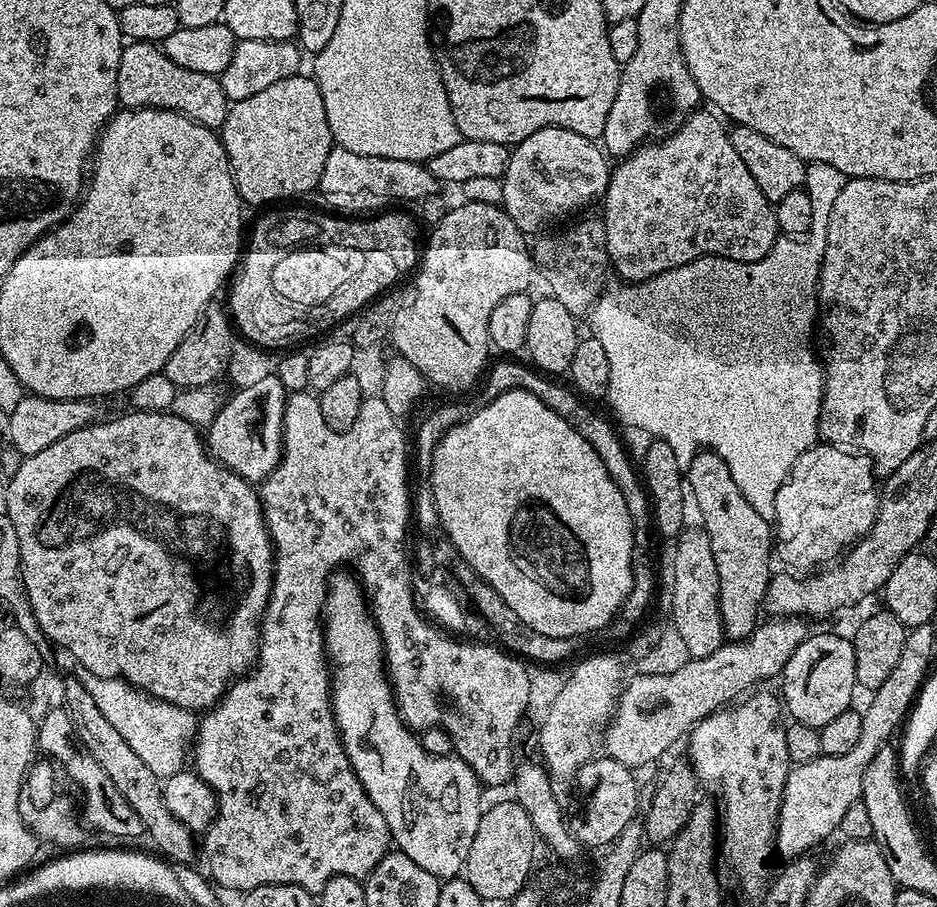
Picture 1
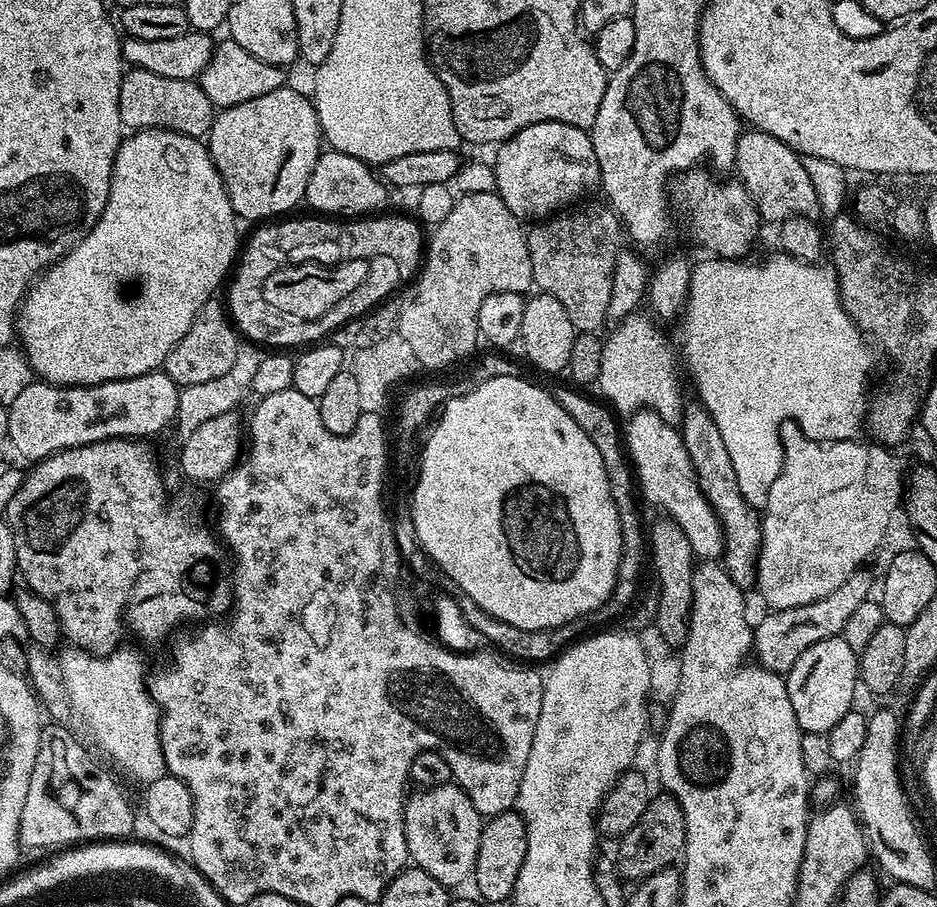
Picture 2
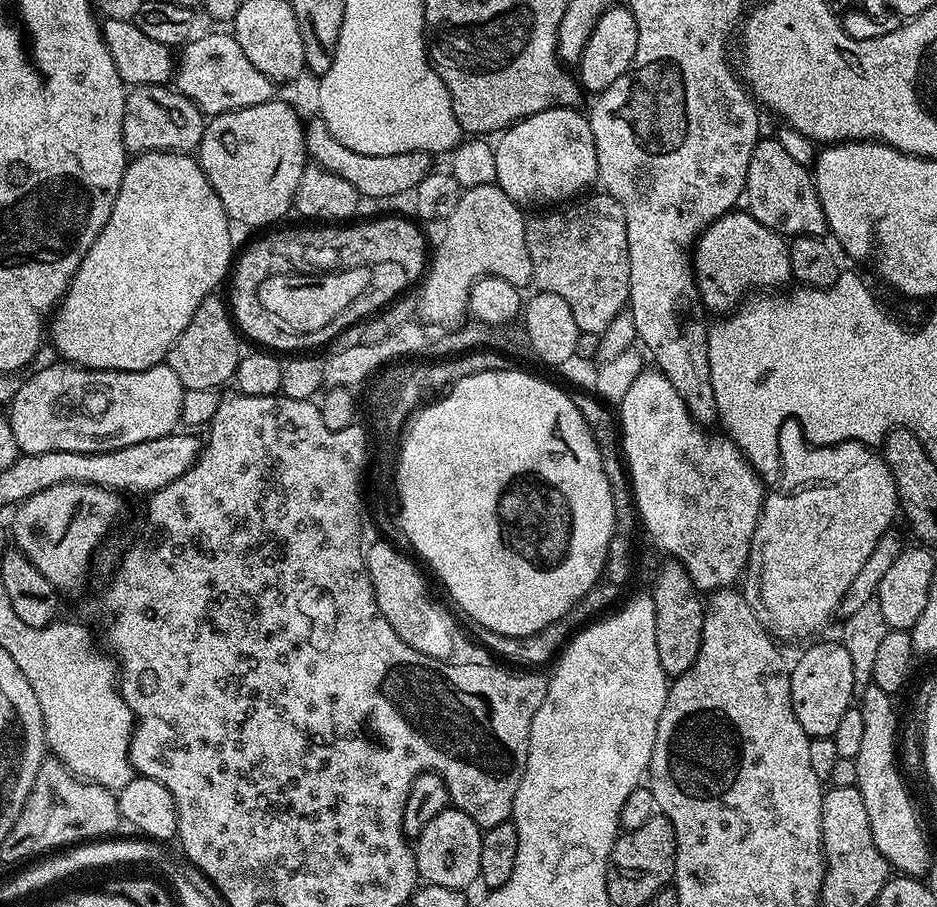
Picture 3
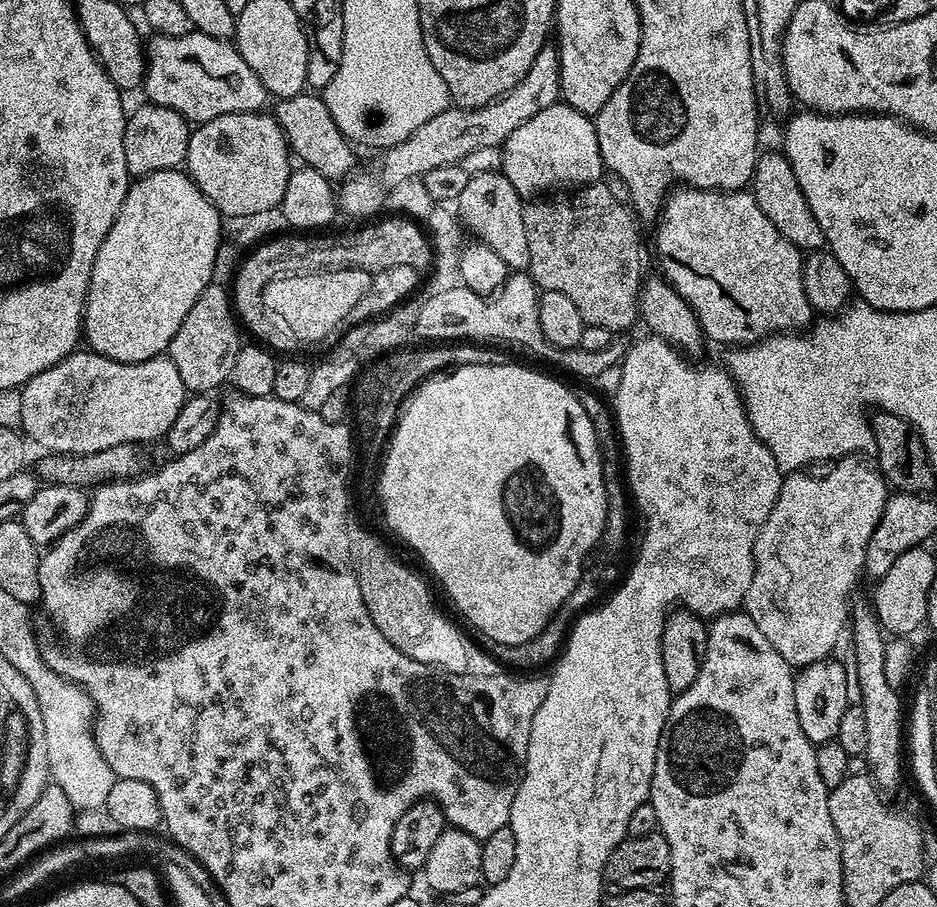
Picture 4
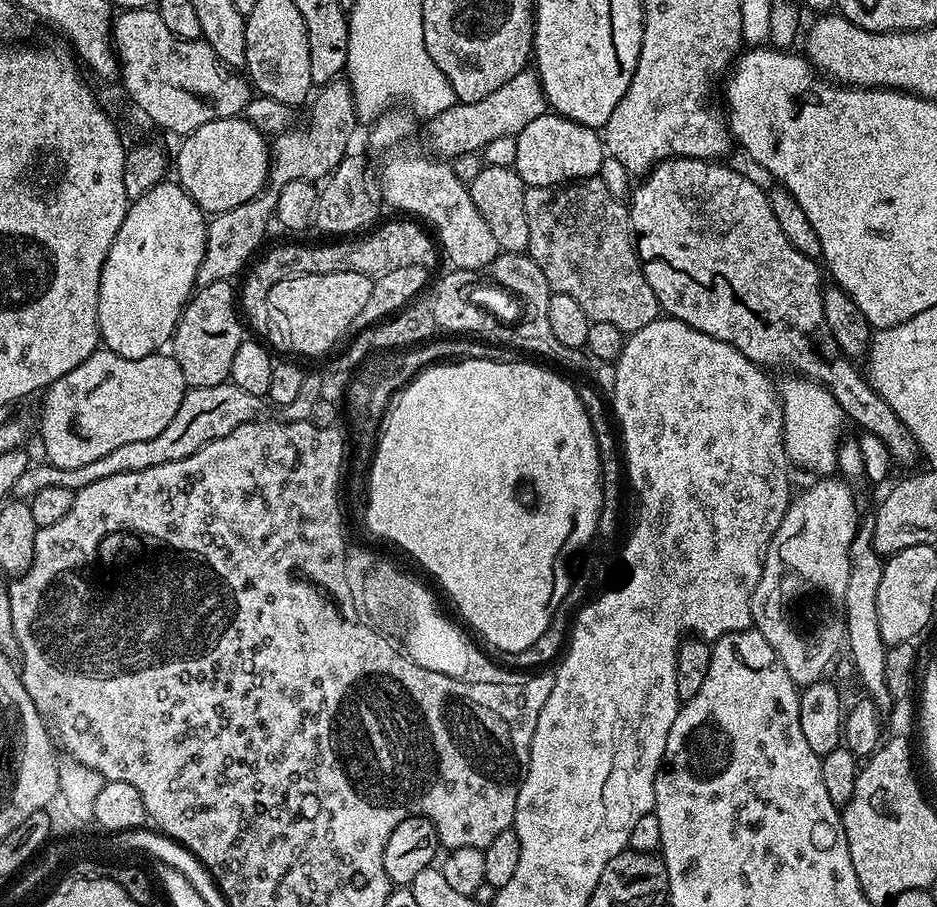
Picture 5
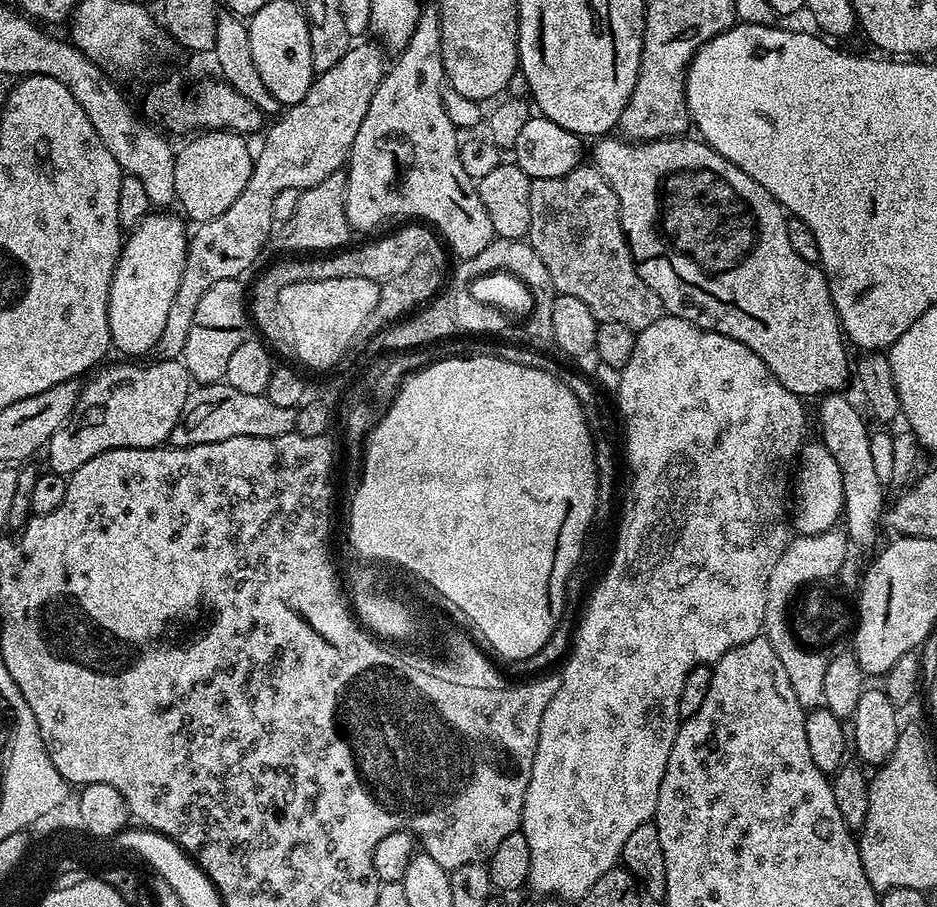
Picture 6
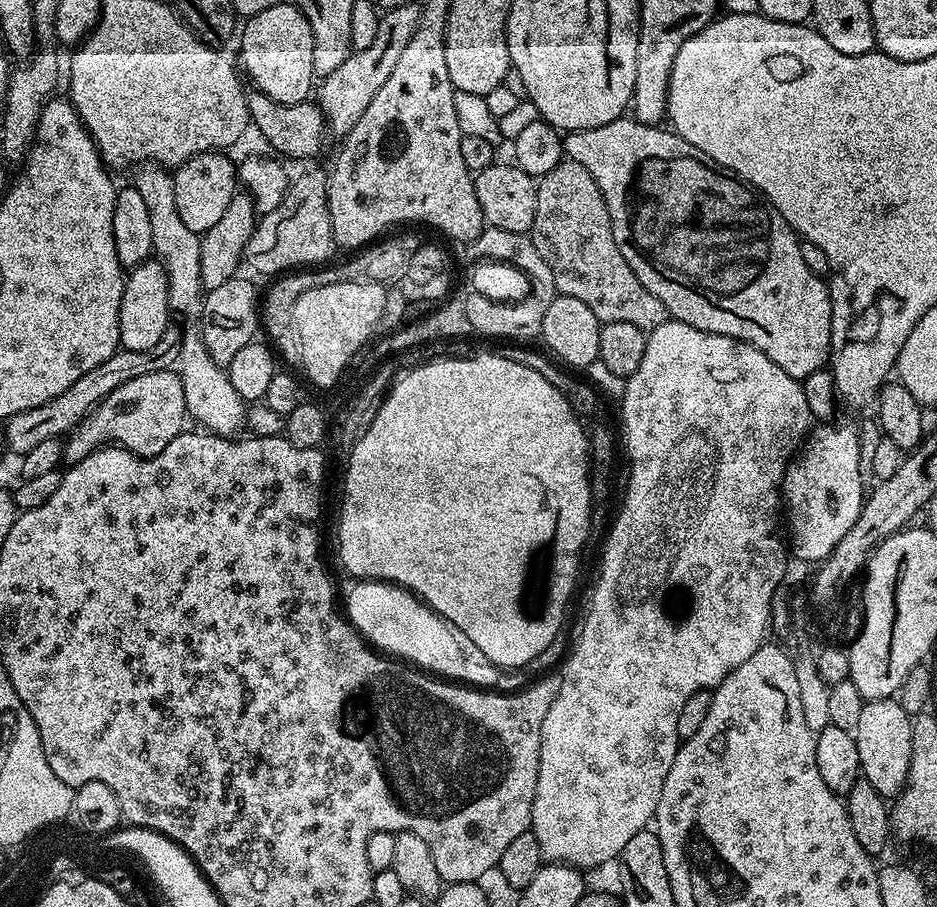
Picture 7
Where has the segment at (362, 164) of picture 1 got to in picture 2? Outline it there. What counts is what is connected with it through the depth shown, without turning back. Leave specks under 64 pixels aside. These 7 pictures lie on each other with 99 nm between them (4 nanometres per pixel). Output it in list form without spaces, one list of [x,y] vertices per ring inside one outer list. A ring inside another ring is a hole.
[[[324,150],[321,151],[318,162],[314,162],[304,200],[316,214],[327,214],[332,218],[360,218],[383,209],[380,207],[388,196],[387,191],[389,189],[374,171],[373,165],[358,158],[350,158],[350,154]]]

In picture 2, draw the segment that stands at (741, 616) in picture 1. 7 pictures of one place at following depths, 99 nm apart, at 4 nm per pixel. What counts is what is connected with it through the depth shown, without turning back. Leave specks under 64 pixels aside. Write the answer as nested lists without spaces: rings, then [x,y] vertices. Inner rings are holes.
[[[689,399],[680,413],[678,424],[678,431],[684,439],[686,454],[690,454],[690,462],[696,471],[702,494],[708,499],[720,525],[724,527],[723,566],[739,588],[751,589],[756,582],[756,560],[760,556],[761,517],[757,509],[748,505],[746,498],[740,493],[738,474],[734,474],[734,462],[730,462],[730,454],[722,443],[722,434],[718,430],[718,422],[714,422],[710,410],[706,410],[699,399]]]

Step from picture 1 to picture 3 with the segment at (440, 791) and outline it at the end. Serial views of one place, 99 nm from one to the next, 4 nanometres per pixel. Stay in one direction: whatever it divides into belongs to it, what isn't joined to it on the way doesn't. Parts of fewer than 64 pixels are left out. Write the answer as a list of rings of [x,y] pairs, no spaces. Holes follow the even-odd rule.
[[[449,806],[442,810],[436,818],[426,825],[426,830],[415,837],[414,851],[416,854],[416,868],[420,871],[420,880],[429,884],[468,890],[472,883],[480,880],[480,859],[482,858],[483,835],[482,830],[462,810]]]

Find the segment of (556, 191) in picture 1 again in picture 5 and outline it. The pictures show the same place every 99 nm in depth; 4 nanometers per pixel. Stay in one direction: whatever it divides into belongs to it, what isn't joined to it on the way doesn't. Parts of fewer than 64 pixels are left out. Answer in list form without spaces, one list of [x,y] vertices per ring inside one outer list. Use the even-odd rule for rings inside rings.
[[[545,114],[534,118],[530,126],[526,126],[515,137],[517,144],[516,173],[529,188],[555,188],[558,184],[566,184],[577,180],[590,180],[601,175],[600,167],[606,161],[606,149],[601,133],[594,128],[587,128],[565,116]]]

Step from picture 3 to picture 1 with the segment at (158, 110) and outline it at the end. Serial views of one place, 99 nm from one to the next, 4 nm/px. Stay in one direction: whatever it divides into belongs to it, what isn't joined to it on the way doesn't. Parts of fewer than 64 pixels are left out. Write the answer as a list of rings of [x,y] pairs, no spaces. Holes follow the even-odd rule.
[[[141,40],[125,43],[118,62],[116,98],[124,108],[165,108],[181,112],[186,118],[213,130],[224,127],[230,107],[217,77],[178,66],[174,58],[164,53],[160,44],[147,44]]]

